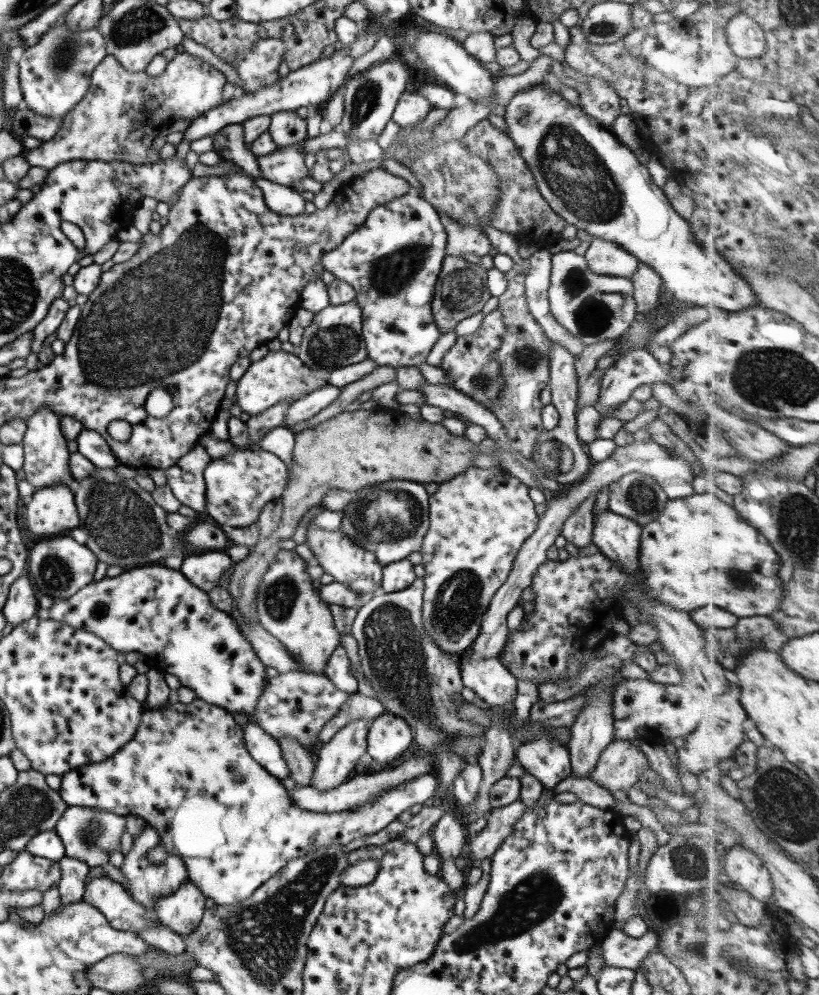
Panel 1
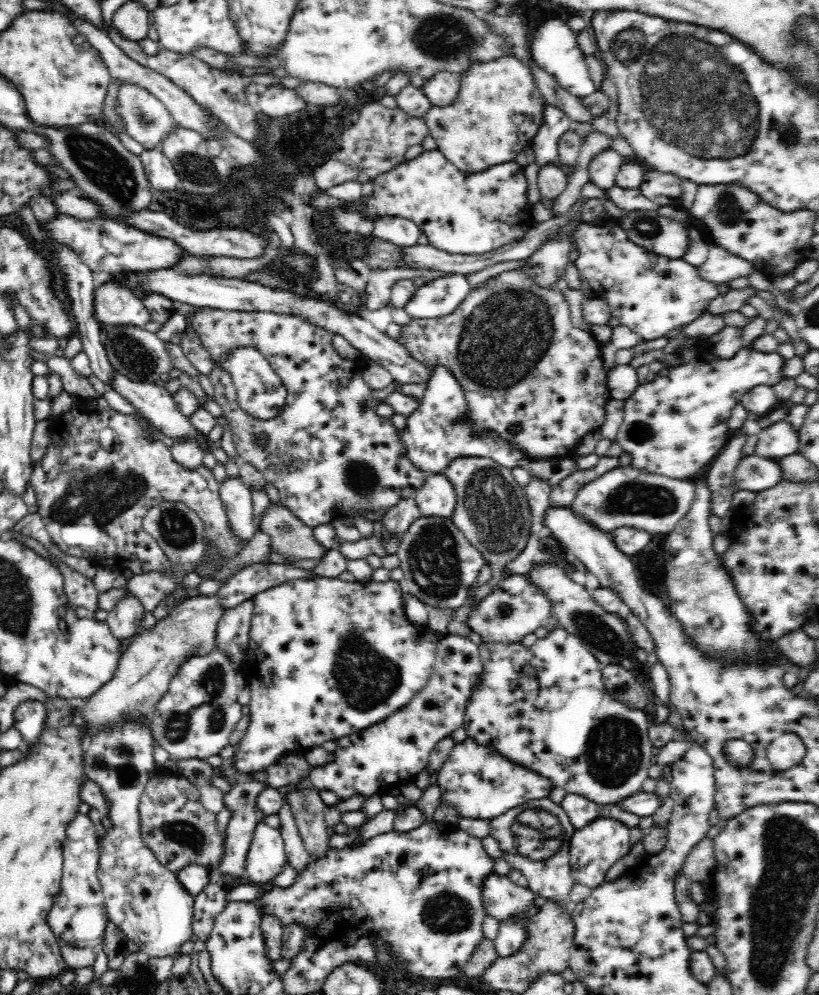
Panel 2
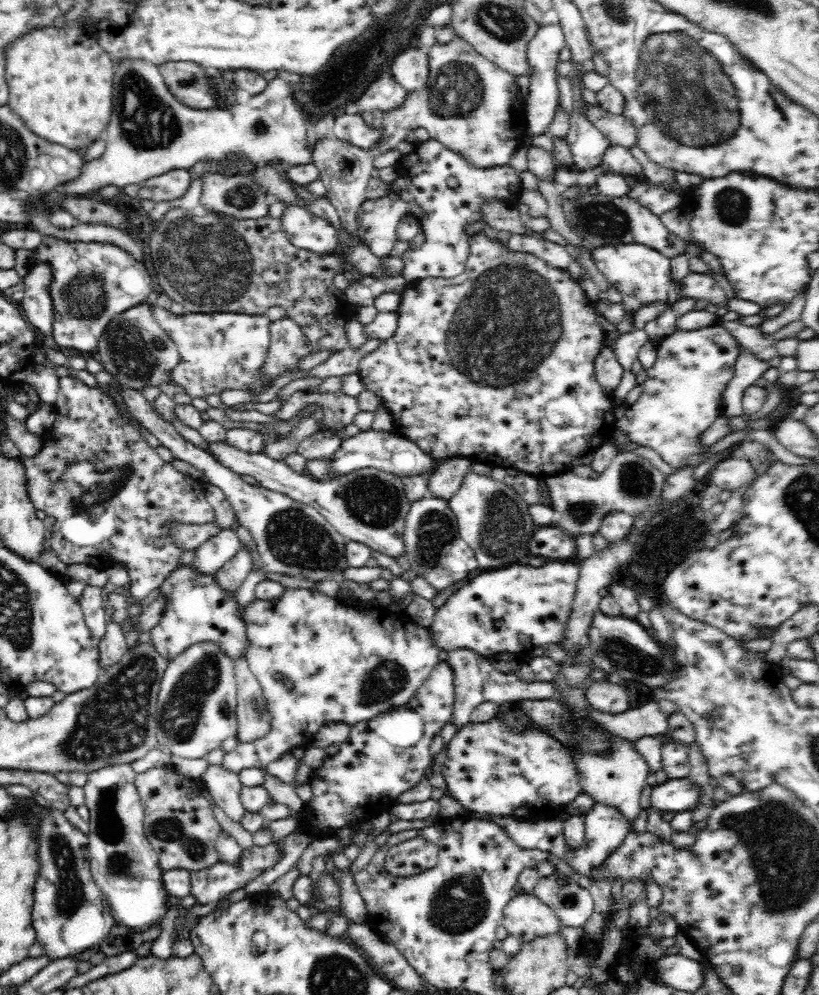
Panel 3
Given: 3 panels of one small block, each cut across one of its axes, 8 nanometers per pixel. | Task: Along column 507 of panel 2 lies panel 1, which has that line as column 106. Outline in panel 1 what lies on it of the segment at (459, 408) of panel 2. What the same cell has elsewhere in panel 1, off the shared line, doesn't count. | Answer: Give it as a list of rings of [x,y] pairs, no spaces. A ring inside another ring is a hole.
[[[81,429],[77,437],[77,452],[81,453],[96,468],[113,468],[119,465],[119,461],[113,456],[109,445],[95,430]]]

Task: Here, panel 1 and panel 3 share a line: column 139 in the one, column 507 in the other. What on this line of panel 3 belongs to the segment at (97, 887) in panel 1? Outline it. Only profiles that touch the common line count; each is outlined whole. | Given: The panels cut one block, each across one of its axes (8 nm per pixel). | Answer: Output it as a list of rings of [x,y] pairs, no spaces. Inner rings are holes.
[[[532,892],[518,895],[506,904],[502,926],[509,936],[520,942],[534,942],[536,938],[558,936],[564,927],[554,910],[542,904]]]

